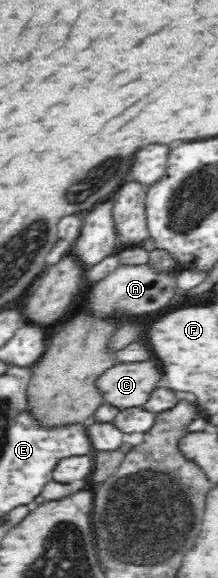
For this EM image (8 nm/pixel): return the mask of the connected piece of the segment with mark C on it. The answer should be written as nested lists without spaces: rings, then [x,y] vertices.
[[[157,359],[118,362],[98,377],[97,386],[103,392],[103,401],[119,409],[142,406],[163,383],[161,373]]]

